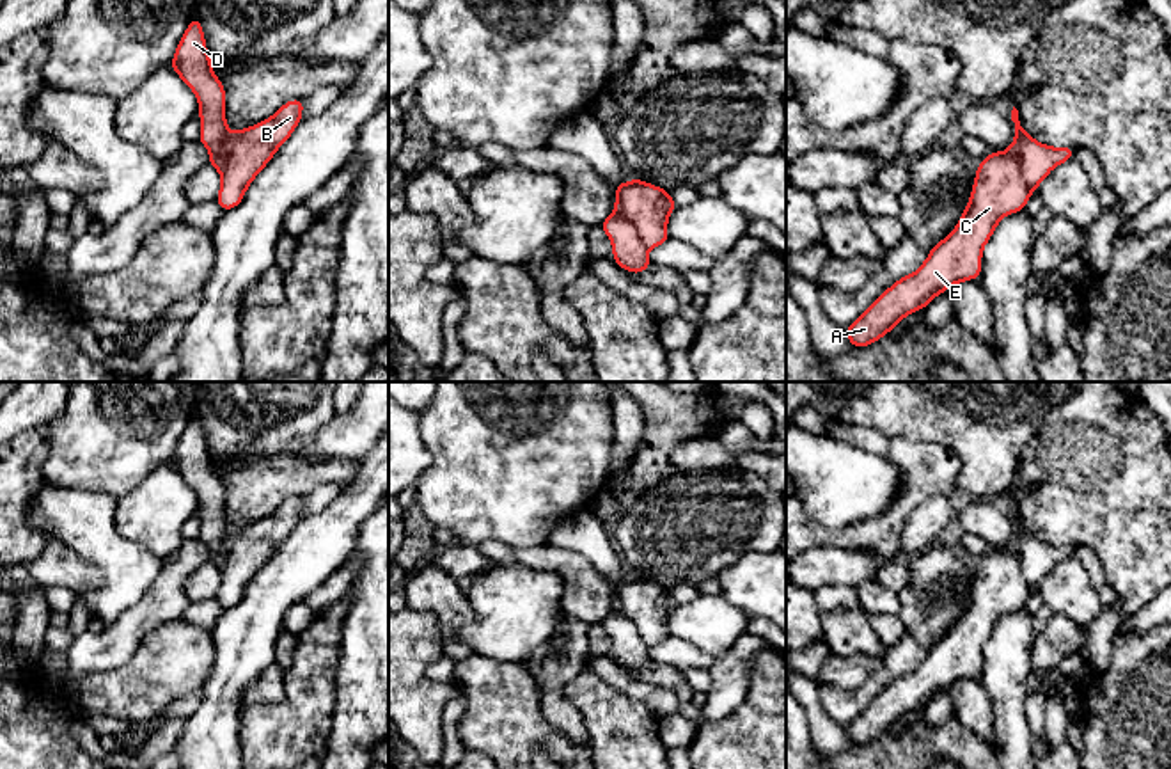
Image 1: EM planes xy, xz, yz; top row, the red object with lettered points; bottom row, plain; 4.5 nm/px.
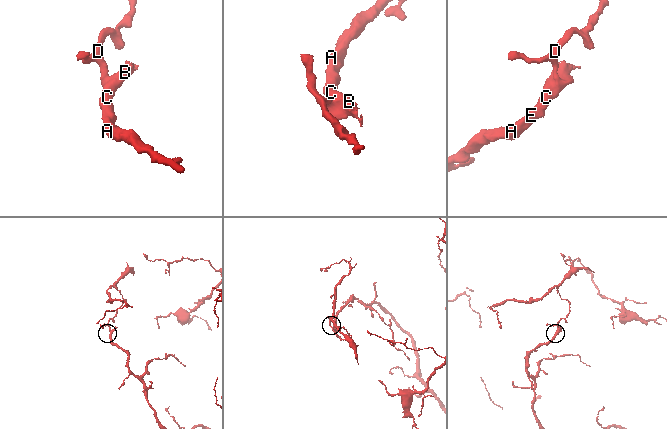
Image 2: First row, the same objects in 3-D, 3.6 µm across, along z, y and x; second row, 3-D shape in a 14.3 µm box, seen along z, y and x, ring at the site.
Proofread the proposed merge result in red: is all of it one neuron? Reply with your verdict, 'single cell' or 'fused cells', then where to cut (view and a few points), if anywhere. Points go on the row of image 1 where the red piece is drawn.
fused cells | yz (1013, 141), (1019, 151), (1022, 180), (1033, 190)

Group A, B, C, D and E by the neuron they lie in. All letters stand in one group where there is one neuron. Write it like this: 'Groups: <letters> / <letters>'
Groups: A B C E / D

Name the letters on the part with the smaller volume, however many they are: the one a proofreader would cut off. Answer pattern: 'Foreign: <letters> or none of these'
Foreign: D

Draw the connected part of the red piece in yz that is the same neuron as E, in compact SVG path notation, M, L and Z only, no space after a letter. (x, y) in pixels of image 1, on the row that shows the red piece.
M1017 142L978 163L971 201L958 226L939 242L926 261L912 274L885 289L846 330L855 348L868 346L898 329L898 321L924 305L947 288L981 275L983 247L999 220L1022 211L1033 190L1020 169Z

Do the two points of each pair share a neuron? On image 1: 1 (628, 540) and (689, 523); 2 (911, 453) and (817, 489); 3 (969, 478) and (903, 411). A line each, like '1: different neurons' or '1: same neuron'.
1: same neuron
2: different neurons
3: same neuron

